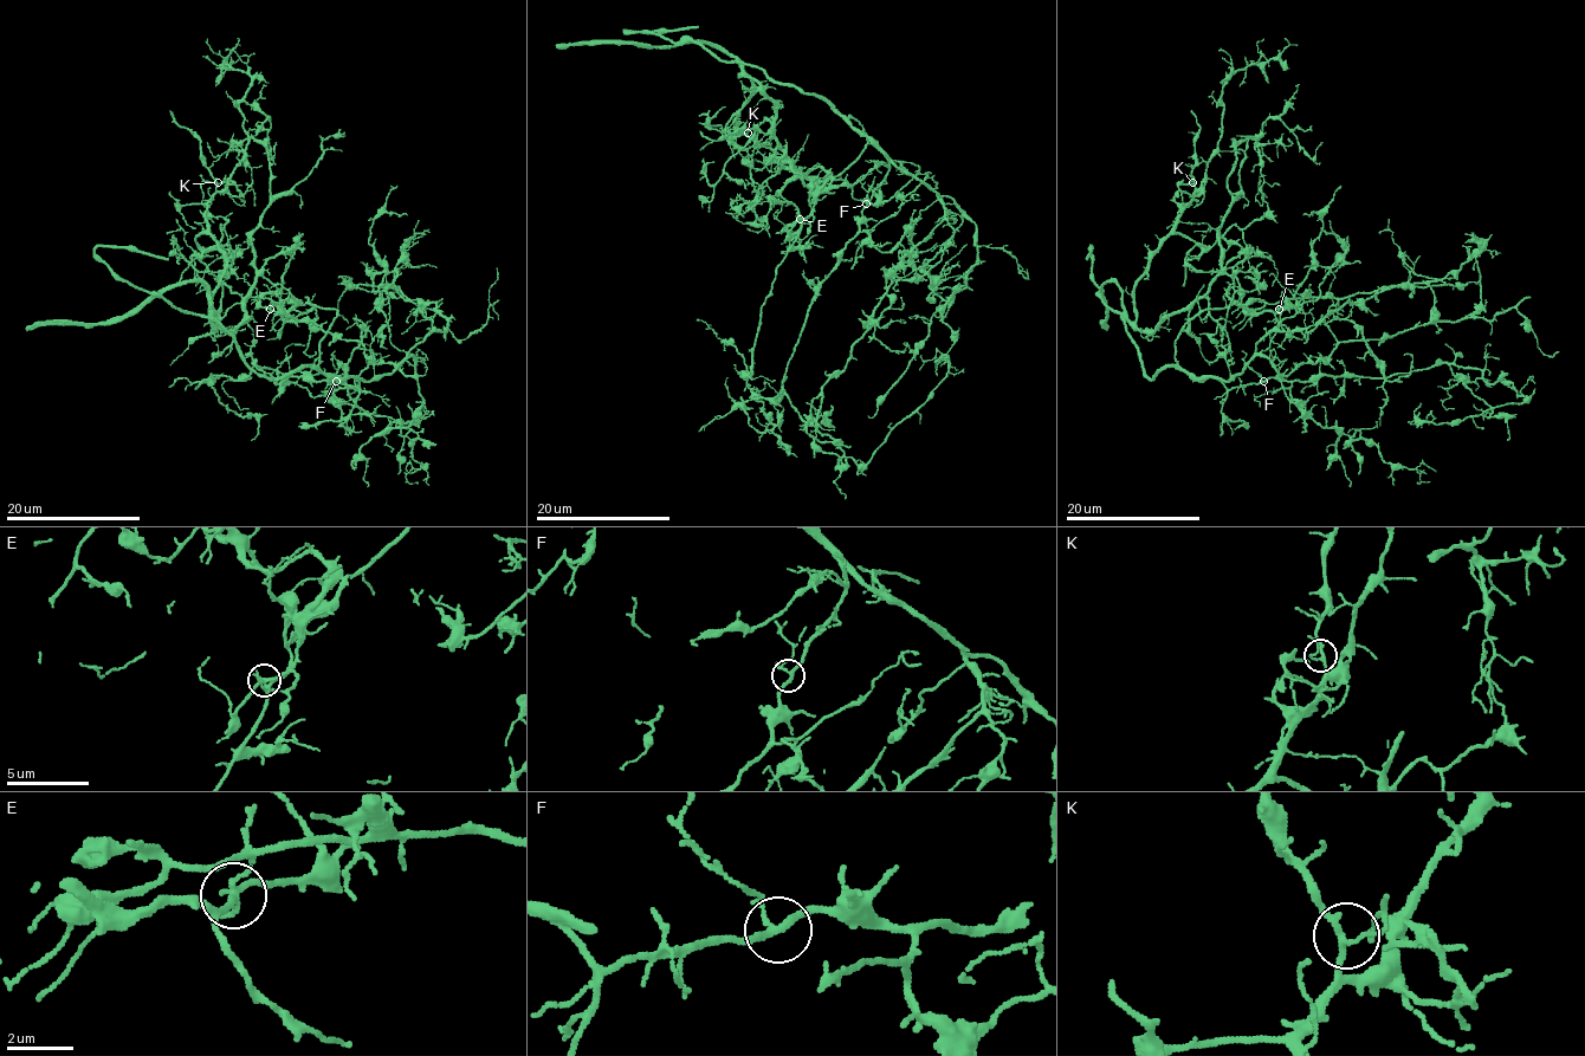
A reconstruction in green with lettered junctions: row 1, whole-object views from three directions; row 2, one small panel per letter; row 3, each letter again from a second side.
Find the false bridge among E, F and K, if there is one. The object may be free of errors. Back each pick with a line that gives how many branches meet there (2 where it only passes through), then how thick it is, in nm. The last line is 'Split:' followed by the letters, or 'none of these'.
E: Branches: 3. Thickness 180 nm
Split: E

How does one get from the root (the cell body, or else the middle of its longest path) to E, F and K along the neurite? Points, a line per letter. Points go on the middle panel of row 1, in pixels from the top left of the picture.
E: (878, 148), (852, 124), (848, 115), (862, 127), (867, 143), (825, 183), (815, 195), (813, 211), (800, 219)
F: (878, 148), (887, 160), (888, 172), (866, 203)
K: (878, 148), (821, 97), (776, 83), (761, 69), (741, 63), (756, 88), (736, 118), (737, 127), (748, 133)

